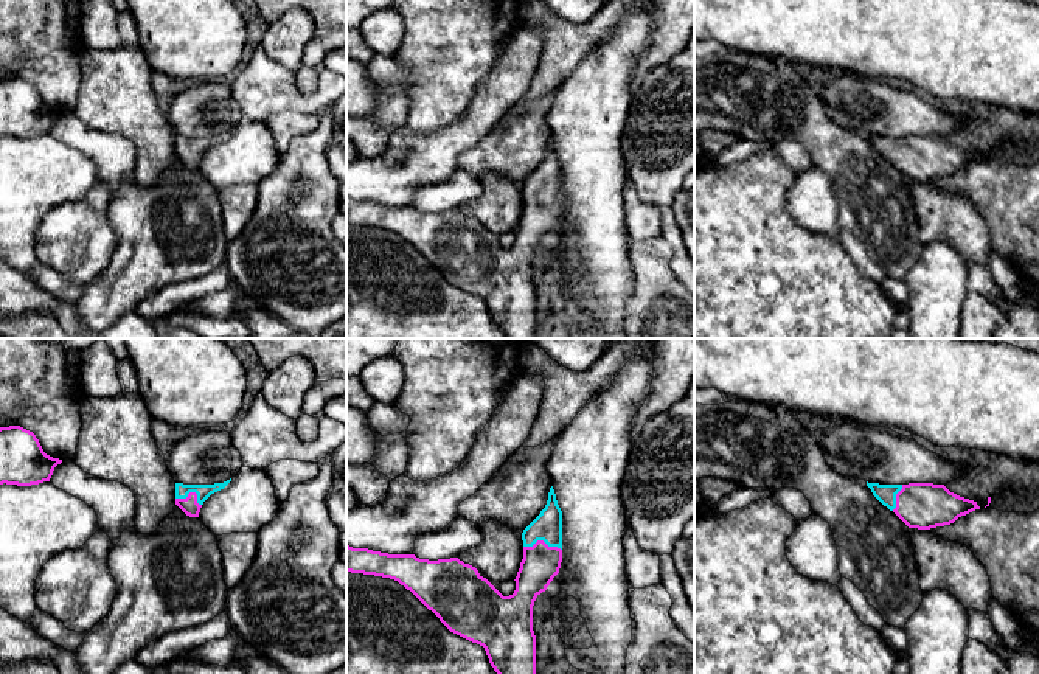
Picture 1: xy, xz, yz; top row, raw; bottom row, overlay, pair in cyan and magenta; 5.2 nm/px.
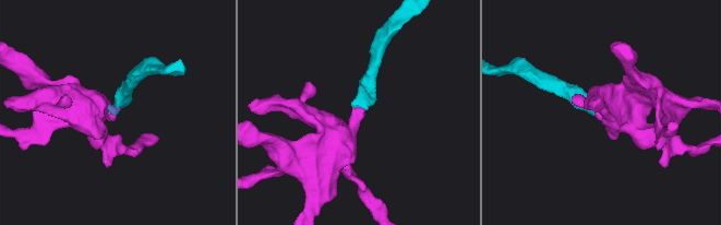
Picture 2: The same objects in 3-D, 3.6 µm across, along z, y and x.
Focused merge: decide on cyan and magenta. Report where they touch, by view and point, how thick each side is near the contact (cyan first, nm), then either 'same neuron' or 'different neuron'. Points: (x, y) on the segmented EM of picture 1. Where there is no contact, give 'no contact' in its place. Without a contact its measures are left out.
xz (542, 539) | 150/190 nm | same neuron

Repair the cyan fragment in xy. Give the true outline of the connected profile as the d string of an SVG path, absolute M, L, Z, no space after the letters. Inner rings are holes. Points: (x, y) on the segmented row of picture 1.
M175 483L175 505L189 517L199 517L203 502L214 492L224 489L228 483L214 485L183 485Z

